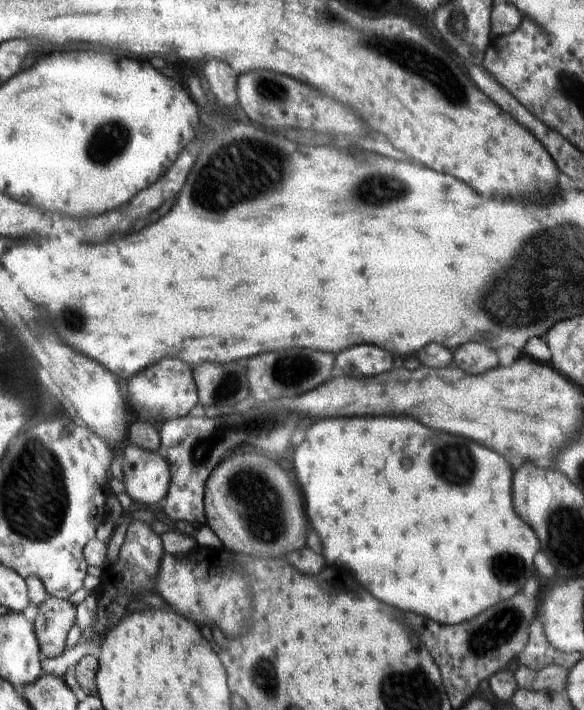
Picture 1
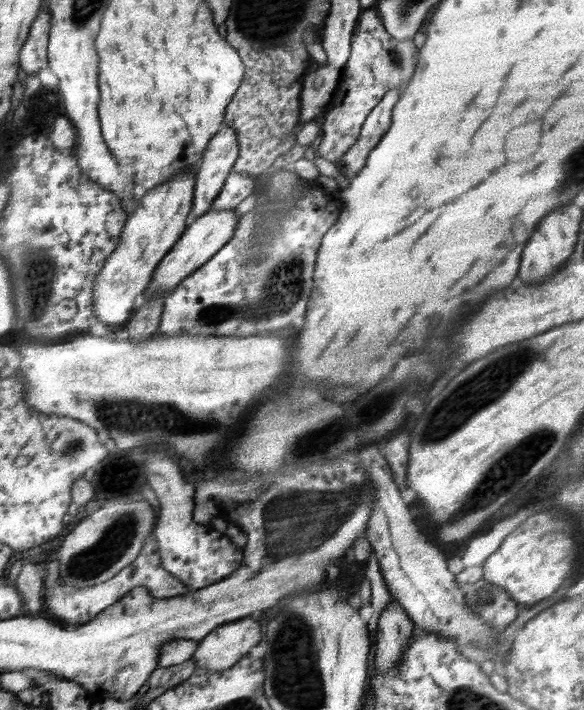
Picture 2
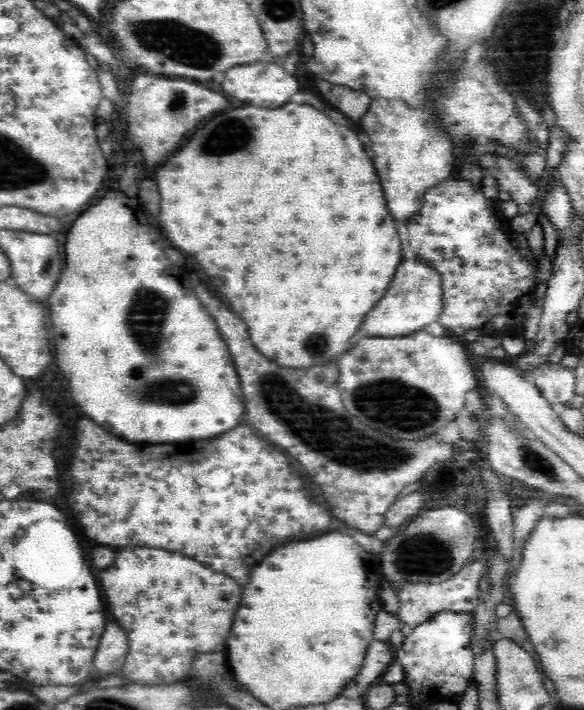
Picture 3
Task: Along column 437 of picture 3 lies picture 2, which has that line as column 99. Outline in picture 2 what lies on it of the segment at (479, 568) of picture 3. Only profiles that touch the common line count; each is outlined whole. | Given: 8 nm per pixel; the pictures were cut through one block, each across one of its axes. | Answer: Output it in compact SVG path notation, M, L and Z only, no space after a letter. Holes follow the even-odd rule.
M148 541L143 544L140 553L134 561L125 566L106 582L100 583L88 588L72 588L64 586L64 582L60 582L60 576L53 586L46 588L46 608L50 614L54 614L56 618L64 618L70 621L72 625L79 625L92 620L94 616L100 614L104 608L116 604L126 593L136 587L146 587L152 598L174 598L190 592L181 580L170 574L168 570L164 570L161 566L161 556L158 552L158 543L156 541Z

